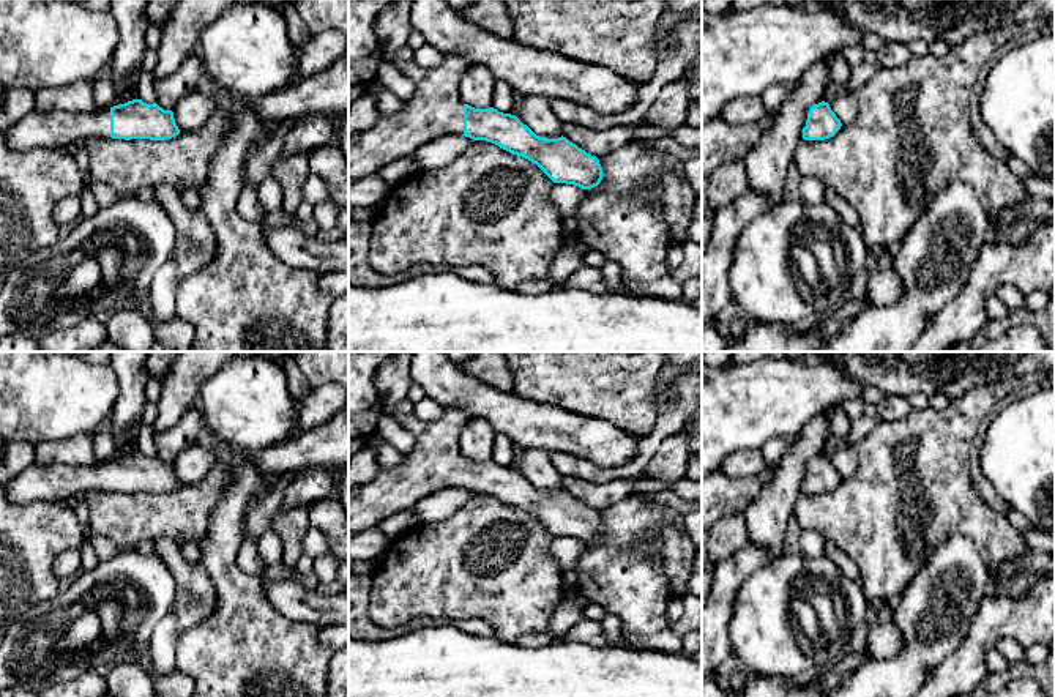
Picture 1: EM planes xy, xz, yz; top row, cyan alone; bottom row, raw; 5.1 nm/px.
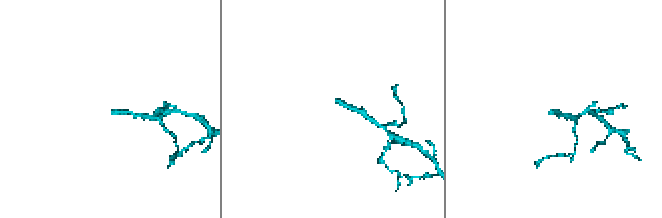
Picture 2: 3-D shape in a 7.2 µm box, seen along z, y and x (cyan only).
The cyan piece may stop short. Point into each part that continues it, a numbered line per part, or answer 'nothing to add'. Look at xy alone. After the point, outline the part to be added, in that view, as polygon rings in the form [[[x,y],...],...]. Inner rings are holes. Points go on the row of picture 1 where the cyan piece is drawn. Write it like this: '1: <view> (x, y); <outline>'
1: xy (55, 128); [[[110,107],[91,112],[33,109],[5,132],[6,145],[14,151],[30,148],[63,148],[91,137],[110,137]]]

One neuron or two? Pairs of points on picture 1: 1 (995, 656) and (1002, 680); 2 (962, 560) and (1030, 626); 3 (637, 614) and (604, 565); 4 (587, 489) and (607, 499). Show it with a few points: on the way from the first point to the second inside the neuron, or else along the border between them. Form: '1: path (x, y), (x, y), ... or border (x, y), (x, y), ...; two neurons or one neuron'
1: border (1011, 663), (999, 672), (987, 672); two neurons
2: border (987, 593), (970, 626); two neurons
3: path (637, 601), (617, 577); one neuron
4: path (592, 494), (603, 495); one neuron

